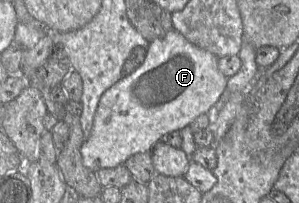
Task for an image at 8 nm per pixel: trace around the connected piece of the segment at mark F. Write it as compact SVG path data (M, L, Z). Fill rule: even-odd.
M174 29L169 31L163 37L151 41L147 49L147 55L145 57L144 63L135 72L127 77L121 78L102 94L94 115L91 133L81 145L83 165L93 172L97 172L98 170L104 168L114 168L118 165L124 165L125 161L132 155L141 152L149 152L151 148L161 140L164 134L174 130L181 130L185 126L189 125L199 115L208 113L219 101L220 97L226 89L226 83L228 80L228 78L226 78L218 69L218 59L219 58L215 57L212 53L200 49L190 43L181 33Z

